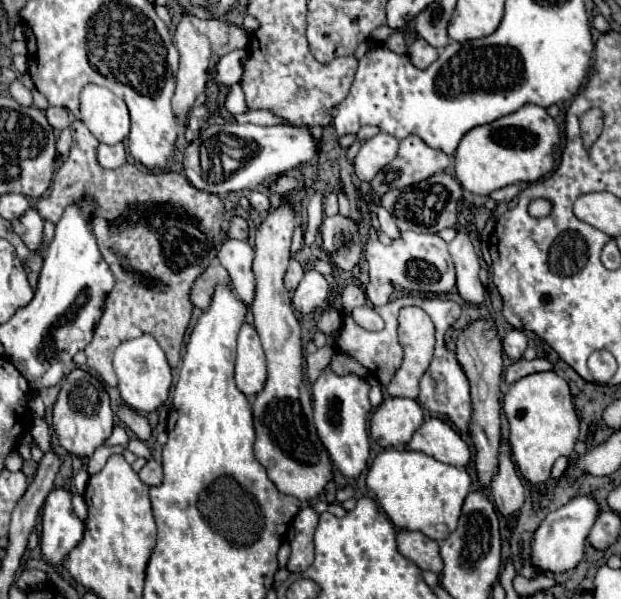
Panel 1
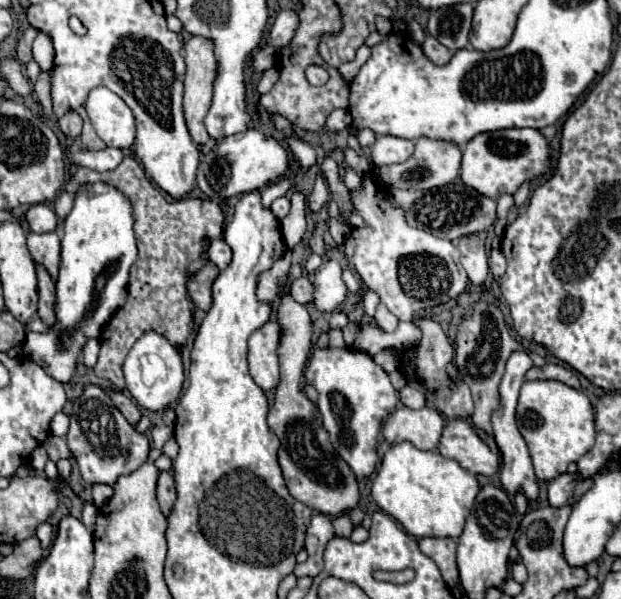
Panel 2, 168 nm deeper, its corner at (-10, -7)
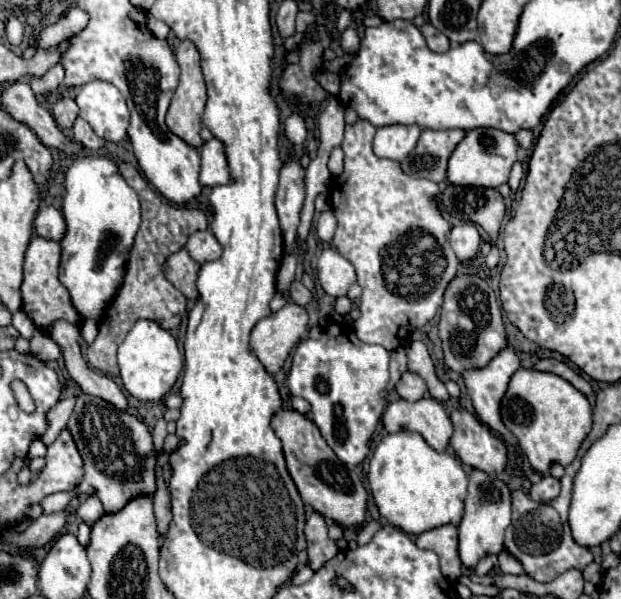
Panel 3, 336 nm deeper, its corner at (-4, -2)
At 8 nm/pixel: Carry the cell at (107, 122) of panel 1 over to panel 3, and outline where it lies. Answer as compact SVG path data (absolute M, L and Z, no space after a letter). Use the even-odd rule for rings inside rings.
M92 80L80 88L80 96L76 92L76 104L80 118L84 118L100 138L108 142L126 138L130 112L118 88L102 80Z

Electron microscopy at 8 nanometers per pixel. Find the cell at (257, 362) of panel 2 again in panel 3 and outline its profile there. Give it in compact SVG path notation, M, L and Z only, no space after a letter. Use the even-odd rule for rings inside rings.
M288 302L282 310L262 318L252 334L250 334L250 348L268 374L276 374L282 370L292 346L300 340L306 332L308 314L302 306Z

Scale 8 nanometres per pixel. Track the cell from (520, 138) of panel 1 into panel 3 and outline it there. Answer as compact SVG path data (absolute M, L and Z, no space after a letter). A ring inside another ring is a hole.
M474 128L466 132L464 140L456 146L448 162L448 180L458 186L482 186L498 188L508 182L512 164L518 162L518 140L514 134L496 128Z

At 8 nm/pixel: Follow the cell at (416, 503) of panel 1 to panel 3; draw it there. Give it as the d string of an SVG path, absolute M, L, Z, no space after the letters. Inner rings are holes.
M400 430L384 436L372 454L368 482L380 514L406 534L422 534L444 524L458 526L462 520L466 472L454 454L436 452L418 432Z

